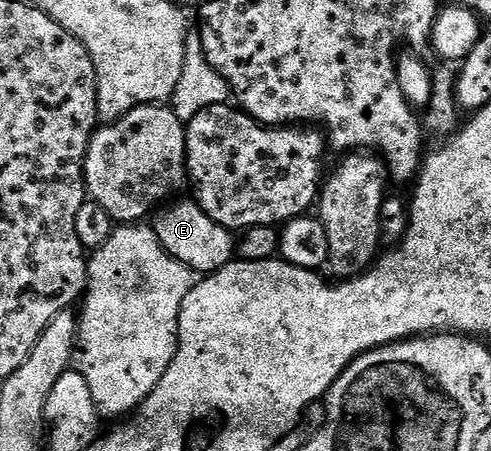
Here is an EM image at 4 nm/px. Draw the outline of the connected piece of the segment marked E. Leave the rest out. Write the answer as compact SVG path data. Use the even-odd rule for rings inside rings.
M193 200L172 201L160 207L151 218L151 227L160 244L179 263L185 264L201 276L211 274L234 259L237 242L232 231L210 220Z

